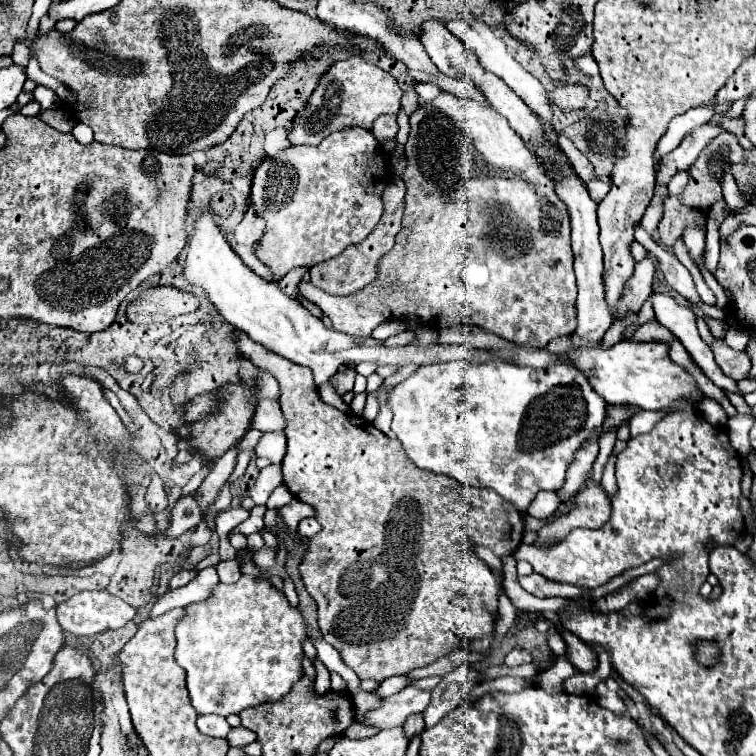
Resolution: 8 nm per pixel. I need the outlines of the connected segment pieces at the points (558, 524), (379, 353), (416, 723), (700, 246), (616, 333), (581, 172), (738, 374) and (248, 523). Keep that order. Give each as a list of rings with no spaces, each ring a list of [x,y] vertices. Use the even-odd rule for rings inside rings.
[[[588,481],[588,485],[576,495],[574,503],[576,509],[572,513],[556,519],[552,525],[544,527],[538,533],[536,547],[540,547],[540,543],[550,543],[550,541],[558,543],[576,527],[600,529],[610,519],[610,509],[612,509],[610,499],[604,493],[604,489],[594,485],[592,481]]]
[[[206,207],[202,215],[194,223],[194,231],[188,241],[186,263],[182,275],[192,285],[204,289],[206,299],[220,311],[220,315],[234,327],[242,329],[250,339],[262,343],[266,349],[290,359],[296,365],[310,367],[314,373],[314,383],[320,387],[328,381],[340,365],[350,363],[358,365],[360,361],[374,361],[378,365],[432,365],[432,363],[448,363],[456,359],[474,359],[474,361],[488,361],[494,359],[488,351],[472,349],[470,345],[434,345],[430,349],[418,349],[412,345],[404,347],[384,347],[382,341],[368,339],[364,345],[356,345],[350,335],[344,335],[332,327],[326,327],[320,319],[316,319],[308,309],[304,309],[296,297],[288,297],[276,283],[268,283],[258,277],[250,267],[242,263],[242,259],[234,253],[228,245],[224,233],[214,221],[214,215]]]
[[[412,713],[408,715],[406,723],[404,723],[404,733],[408,739],[412,739],[414,733],[422,733],[424,731],[424,719],[422,719],[422,713]]]
[[[700,223],[698,225],[690,225],[690,227],[686,227],[684,229],[684,243],[686,243],[686,247],[690,249],[690,255],[692,255],[692,259],[696,261],[700,255],[702,255],[702,251],[704,251],[704,239],[706,239],[706,227],[700,227]]]
[[[634,313],[634,315],[630,315],[628,319],[622,319],[622,321],[618,321],[618,319],[616,319],[616,321],[612,323],[612,327],[610,327],[605,333],[601,347],[603,349],[608,349],[620,342],[622,340],[622,331],[624,331],[624,329],[634,321],[634,319],[636,319],[636,313]]]
[[[558,133],[560,147],[564,150],[566,155],[570,157],[580,178],[588,184],[594,178],[593,167],[589,160],[574,146],[573,142],[569,140],[570,139],[561,133]]]
[[[712,337],[712,339],[714,341],[712,341],[710,349],[712,349],[714,361],[722,369],[722,373],[726,373],[734,381],[746,379],[752,369],[752,363],[750,363],[750,357],[746,355],[746,351],[734,351],[720,337]]]
[[[256,505],[256,507],[250,511],[250,517],[248,517],[244,523],[240,523],[238,527],[234,527],[228,535],[232,535],[232,533],[242,533],[242,535],[258,533],[258,531],[264,527],[264,521],[262,521],[264,511],[266,511],[266,507],[264,507],[264,505]]]

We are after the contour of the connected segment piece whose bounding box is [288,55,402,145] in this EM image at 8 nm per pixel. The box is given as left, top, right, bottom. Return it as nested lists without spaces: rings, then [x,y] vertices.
[[[352,55],[350,59],[330,65],[328,71],[322,75],[312,97],[306,101],[302,115],[296,117],[288,127],[288,141],[292,145],[316,145],[332,131],[344,127],[358,125],[364,129],[372,129],[376,117],[384,113],[398,113],[400,97],[402,89],[390,73],[366,63],[360,55]]]

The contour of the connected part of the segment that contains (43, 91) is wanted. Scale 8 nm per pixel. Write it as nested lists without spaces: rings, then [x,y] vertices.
[[[38,85],[32,93],[34,93],[34,99],[40,103],[40,111],[48,111],[48,109],[56,109],[58,107],[58,97],[48,87]]]

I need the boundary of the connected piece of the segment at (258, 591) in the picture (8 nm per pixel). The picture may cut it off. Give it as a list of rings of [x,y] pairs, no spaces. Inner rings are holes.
[[[242,575],[234,585],[220,583],[212,597],[204,603],[192,603],[186,607],[186,617],[198,617],[212,609],[222,609],[222,621],[218,623],[178,623],[176,627],[176,661],[186,671],[186,687],[190,693],[192,707],[202,713],[216,713],[228,717],[230,713],[240,713],[246,707],[254,707],[266,701],[276,701],[284,697],[292,683],[302,677],[302,639],[306,635],[306,623],[298,609],[290,607],[288,599],[268,581],[250,579]]]

